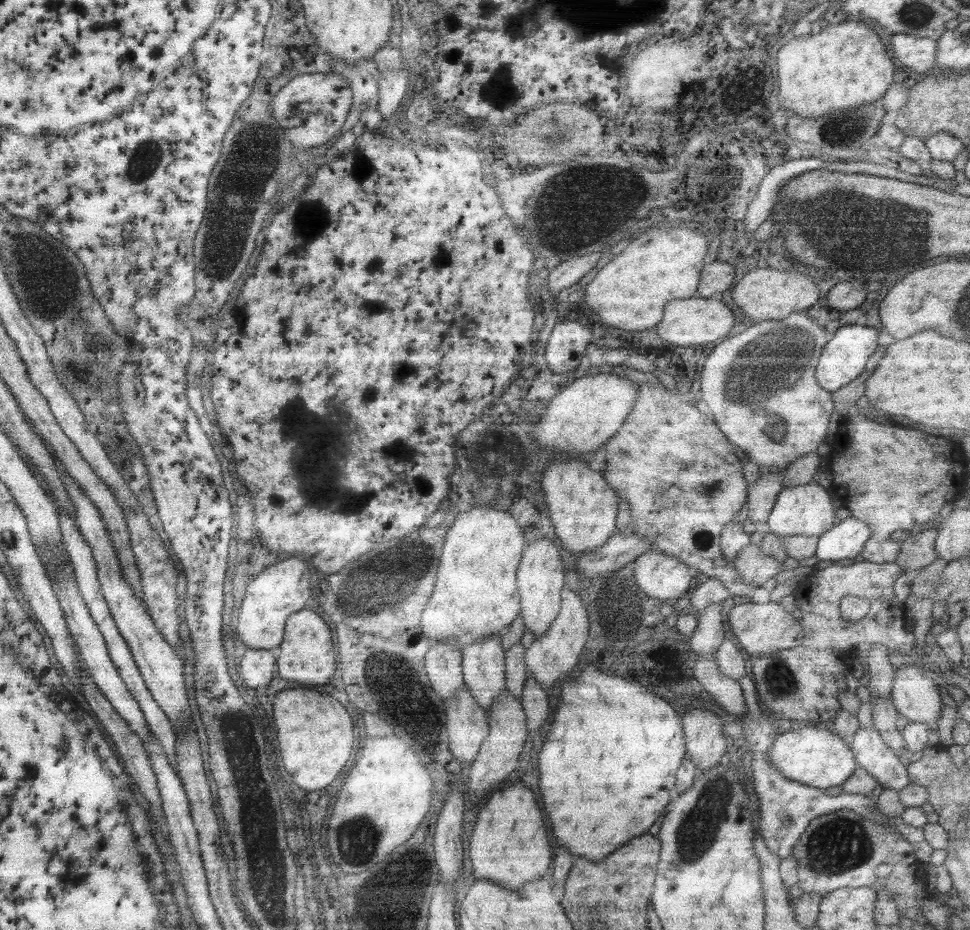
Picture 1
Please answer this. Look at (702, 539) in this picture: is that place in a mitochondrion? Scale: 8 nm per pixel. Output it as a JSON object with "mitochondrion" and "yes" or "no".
{"mitochondrion":"yes"}

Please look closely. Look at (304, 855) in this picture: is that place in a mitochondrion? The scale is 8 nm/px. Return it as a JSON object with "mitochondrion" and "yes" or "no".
{"mitochondrion":"yes"}

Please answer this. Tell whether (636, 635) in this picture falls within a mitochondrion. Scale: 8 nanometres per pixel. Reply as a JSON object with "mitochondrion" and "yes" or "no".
{"mitochondrion":"yes"}

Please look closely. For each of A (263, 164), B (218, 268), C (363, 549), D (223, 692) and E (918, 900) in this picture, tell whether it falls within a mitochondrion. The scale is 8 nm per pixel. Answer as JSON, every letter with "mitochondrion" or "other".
{"A":"mitochondrion","B":"mitochondrion","C":"mitochondrion","D":"other","E":"other"}

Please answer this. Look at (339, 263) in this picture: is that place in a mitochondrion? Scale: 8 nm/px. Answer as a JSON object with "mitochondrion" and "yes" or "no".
{"mitochondrion":"no"}

